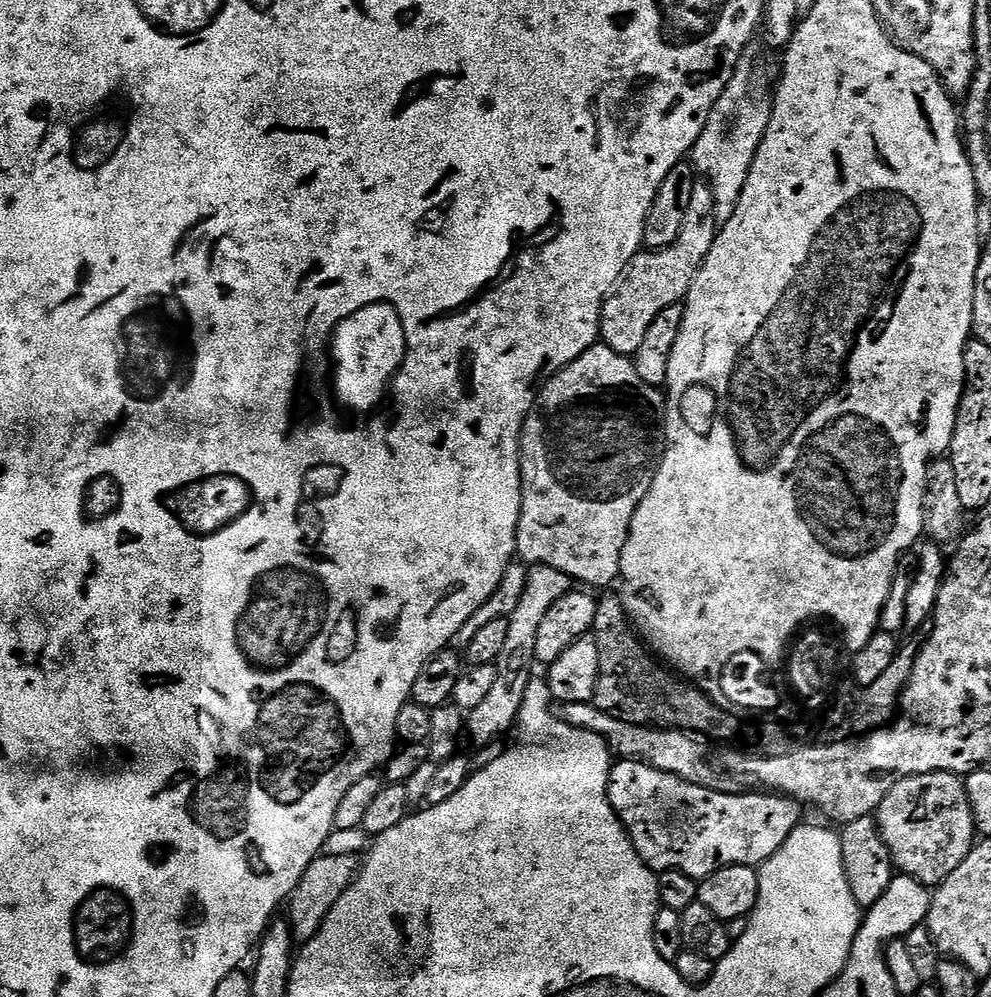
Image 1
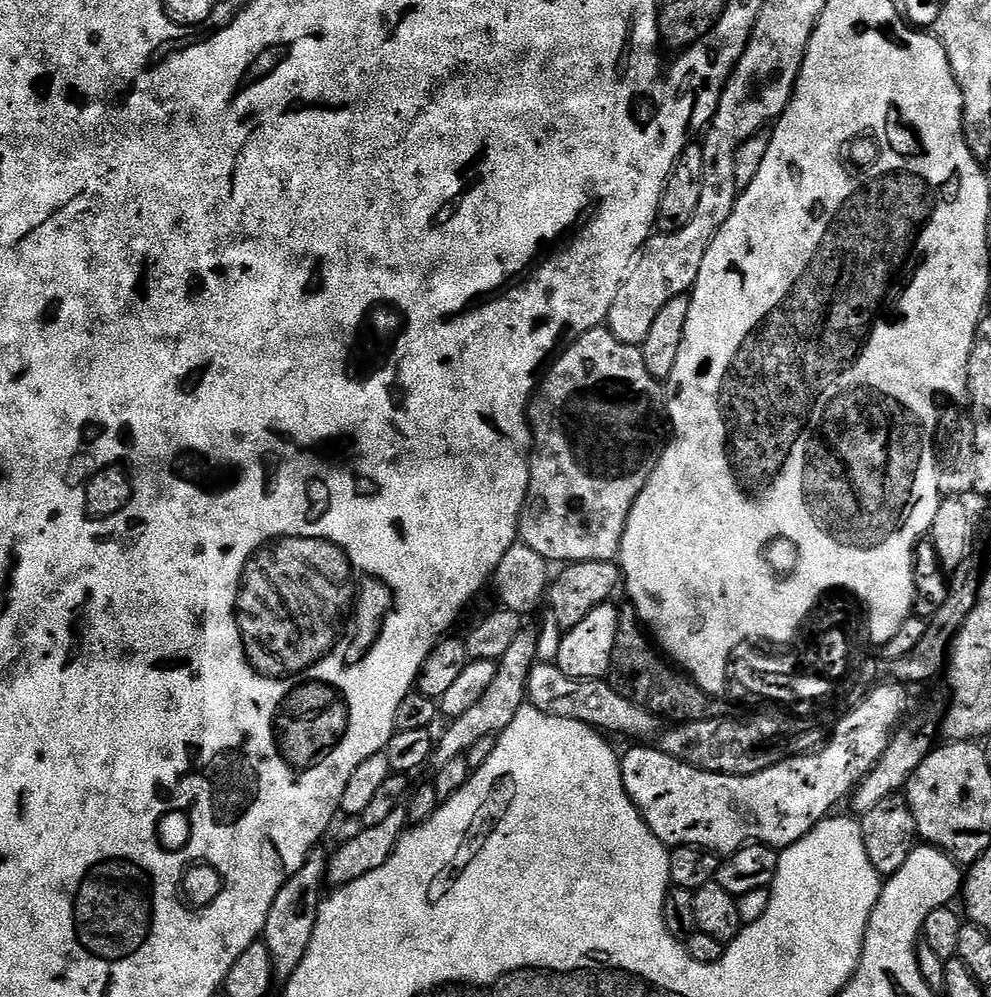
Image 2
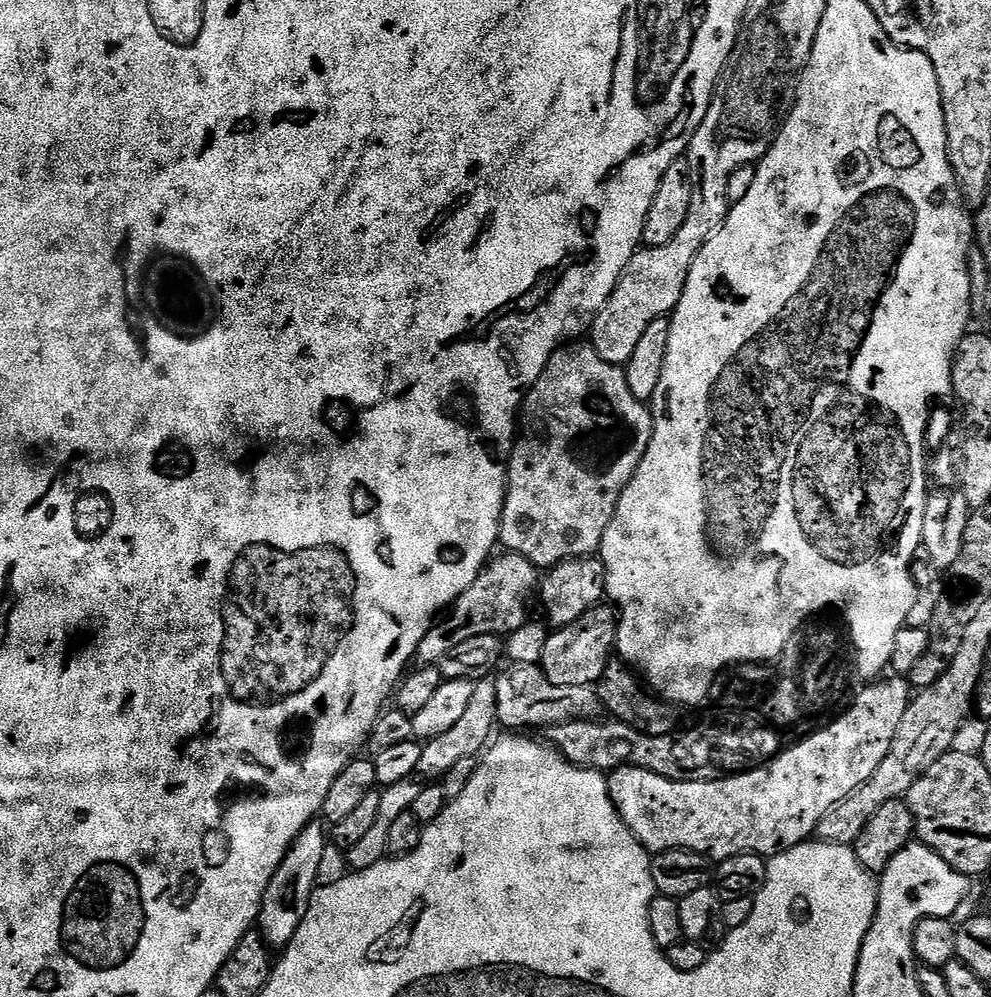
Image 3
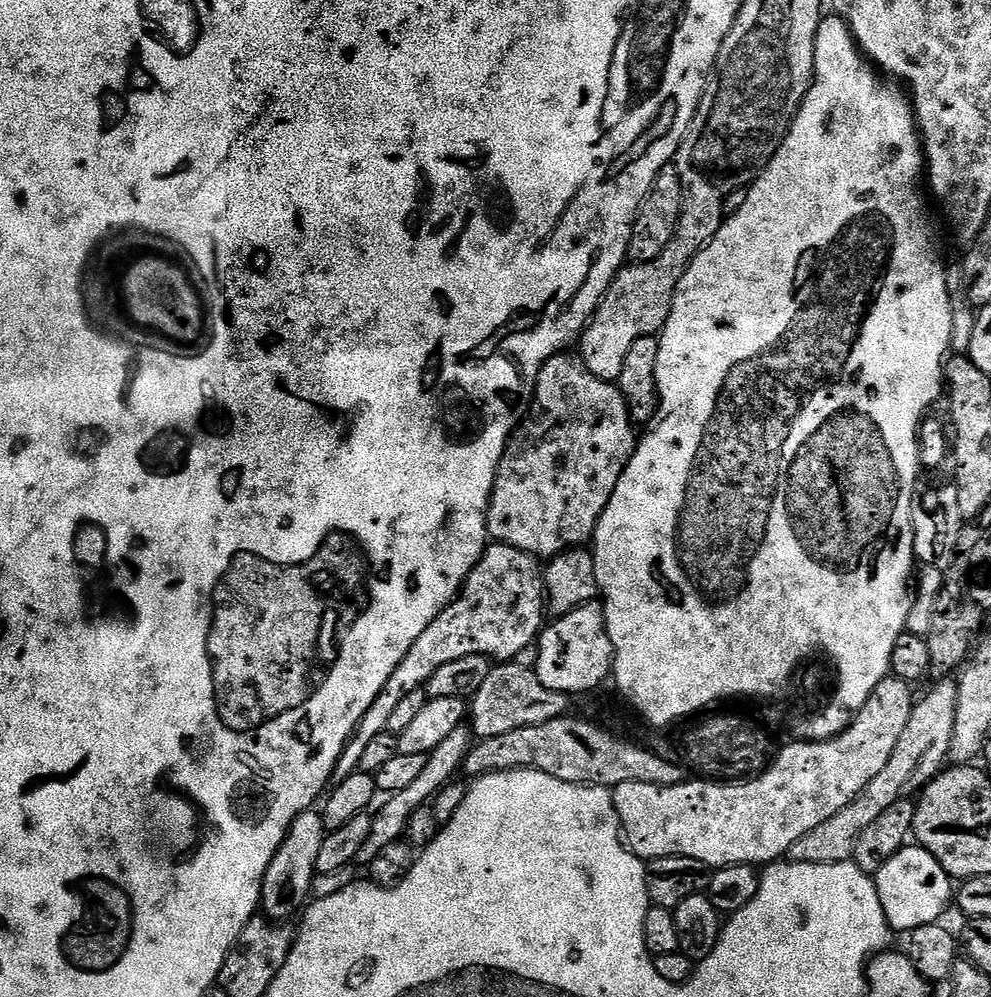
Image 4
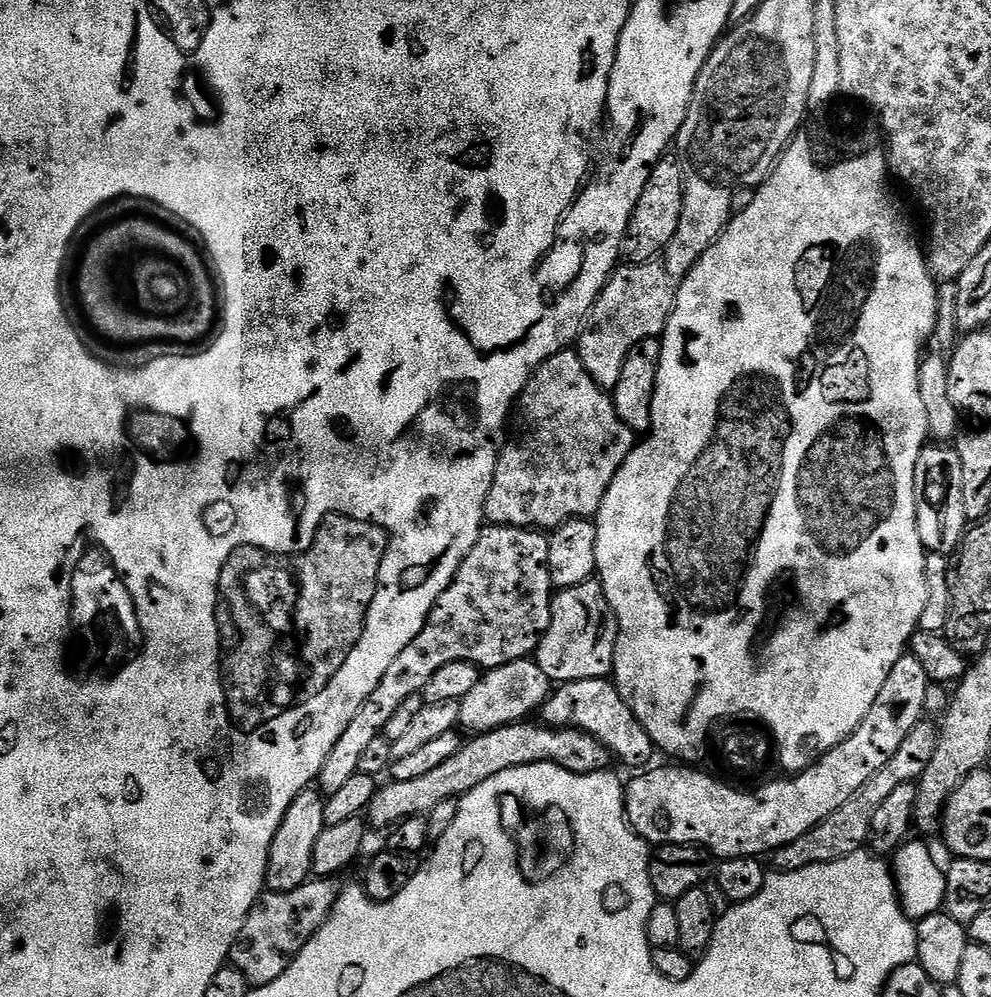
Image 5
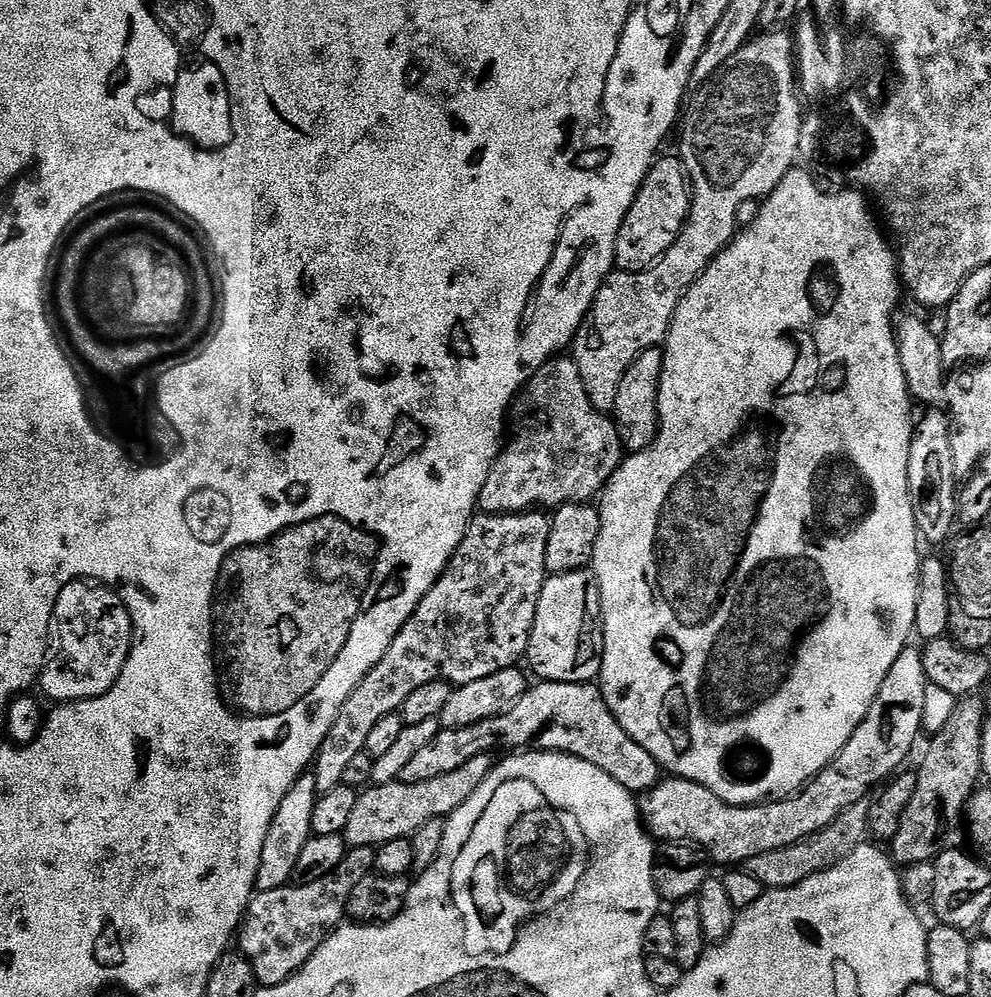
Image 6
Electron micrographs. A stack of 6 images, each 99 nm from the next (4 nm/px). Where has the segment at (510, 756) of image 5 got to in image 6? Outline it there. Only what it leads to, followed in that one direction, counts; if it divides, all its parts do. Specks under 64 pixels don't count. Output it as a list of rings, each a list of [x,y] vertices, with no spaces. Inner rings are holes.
[[[491,755],[470,758],[470,762],[458,766],[458,770],[450,774],[442,774],[439,778],[430,778],[427,782],[413,784],[372,784],[359,793],[354,802],[354,811],[350,813],[350,822],[346,822],[343,837],[349,849],[370,848],[386,842],[394,842],[394,838],[411,837],[418,826],[426,826],[431,820],[444,820],[451,816],[478,786],[490,775],[494,767]]]

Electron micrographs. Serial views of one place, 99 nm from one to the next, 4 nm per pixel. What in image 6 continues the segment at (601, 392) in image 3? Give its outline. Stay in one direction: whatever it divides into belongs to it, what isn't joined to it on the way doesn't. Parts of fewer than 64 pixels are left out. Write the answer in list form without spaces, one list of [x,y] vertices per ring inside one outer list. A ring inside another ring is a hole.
[[[553,358],[546,361],[540,369],[529,378],[528,383],[520,389],[519,396],[516,397],[511,409],[510,419],[506,424],[506,443],[503,445],[499,458],[494,462],[490,474],[486,478],[486,486],[482,486],[482,494],[478,505],[479,511],[484,514],[495,514],[505,516],[508,512],[527,512],[529,510],[555,510],[563,504],[583,504],[592,502],[603,492],[608,485],[608,480],[618,470],[620,461],[626,455],[623,442],[620,441],[620,430],[616,426],[616,421],[611,415],[602,413],[592,405],[588,397],[586,386],[582,382],[582,374],[578,370],[576,361],[571,358]]]

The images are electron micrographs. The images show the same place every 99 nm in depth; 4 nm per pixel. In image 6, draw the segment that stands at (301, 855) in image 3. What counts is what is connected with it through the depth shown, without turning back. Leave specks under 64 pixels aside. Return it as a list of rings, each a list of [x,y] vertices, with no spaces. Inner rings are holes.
[[[305,774],[296,779],[294,786],[290,786],[286,798],[282,798],[266,830],[266,842],[262,842],[262,858],[256,875],[256,892],[278,890],[295,877],[298,854],[302,854],[302,846],[306,846],[306,842],[312,836],[310,818],[314,816],[317,795],[315,775]]]

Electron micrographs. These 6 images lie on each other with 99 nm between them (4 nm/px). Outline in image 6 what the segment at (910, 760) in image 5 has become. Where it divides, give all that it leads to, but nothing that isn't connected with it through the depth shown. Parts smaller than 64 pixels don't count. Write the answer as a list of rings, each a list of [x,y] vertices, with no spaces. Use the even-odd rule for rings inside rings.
[[[867,799],[858,801],[850,806],[830,826],[794,842],[781,849],[770,850],[769,853],[758,854],[742,864],[743,871],[753,875],[765,889],[789,888],[822,870],[830,870],[835,864],[842,863],[859,844],[865,843],[868,831],[868,805]]]

